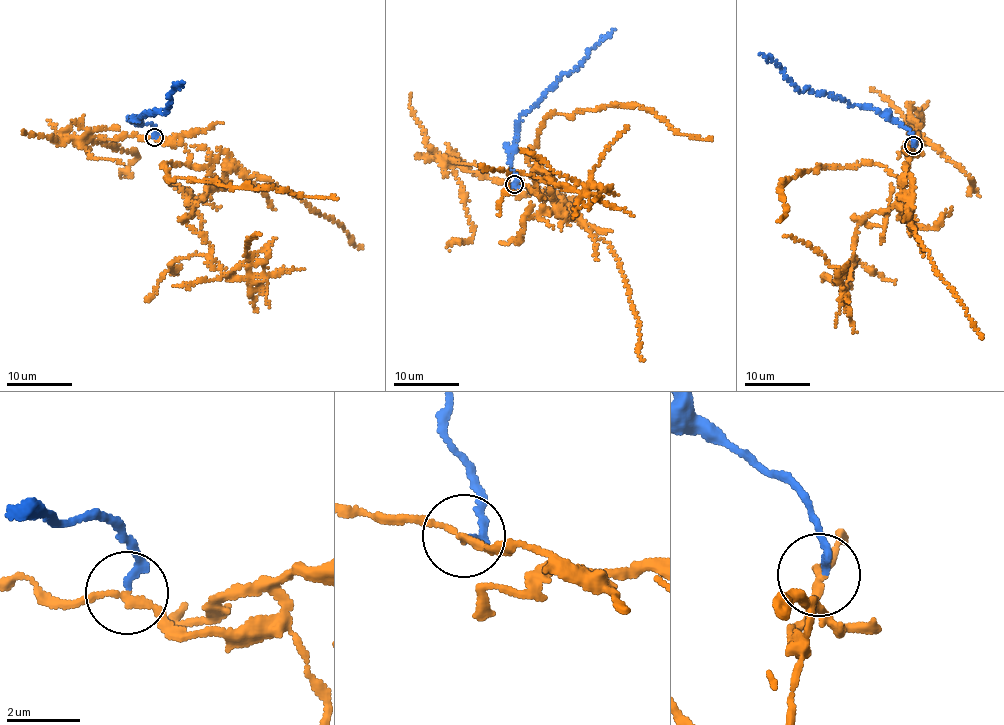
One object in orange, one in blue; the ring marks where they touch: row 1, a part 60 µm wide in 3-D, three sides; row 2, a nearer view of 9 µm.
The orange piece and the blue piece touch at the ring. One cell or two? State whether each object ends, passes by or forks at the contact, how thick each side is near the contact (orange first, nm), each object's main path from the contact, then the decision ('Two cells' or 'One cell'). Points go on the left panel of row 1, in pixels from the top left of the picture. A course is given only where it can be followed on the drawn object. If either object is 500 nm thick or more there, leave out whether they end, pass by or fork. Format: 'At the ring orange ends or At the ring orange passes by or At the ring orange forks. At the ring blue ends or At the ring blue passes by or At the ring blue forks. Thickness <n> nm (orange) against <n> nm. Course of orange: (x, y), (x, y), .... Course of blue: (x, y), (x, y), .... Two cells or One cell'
At the ring orange passes by. At the ring blue ends. Thickness 180 nm (orange) against 190 nm. Course of orange: (155, 136), (164, 144), (185, 145), (189, 163), (162, 165), (173, 181), (216, 181), (338, 198). Course of blue: (155, 136), (157, 129), (132, 120), (143, 114), (165, 113), (169, 94), (183, 81). Two cells

